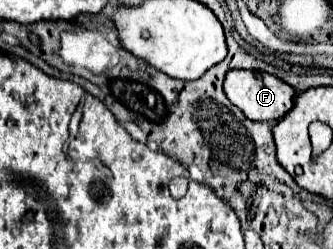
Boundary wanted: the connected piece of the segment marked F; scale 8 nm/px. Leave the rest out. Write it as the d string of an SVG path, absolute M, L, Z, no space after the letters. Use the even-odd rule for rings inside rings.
M229 71L225 77L225 93L227 99L237 105L247 119L251 121L279 121L291 107L297 91L275 75L261 71Z

